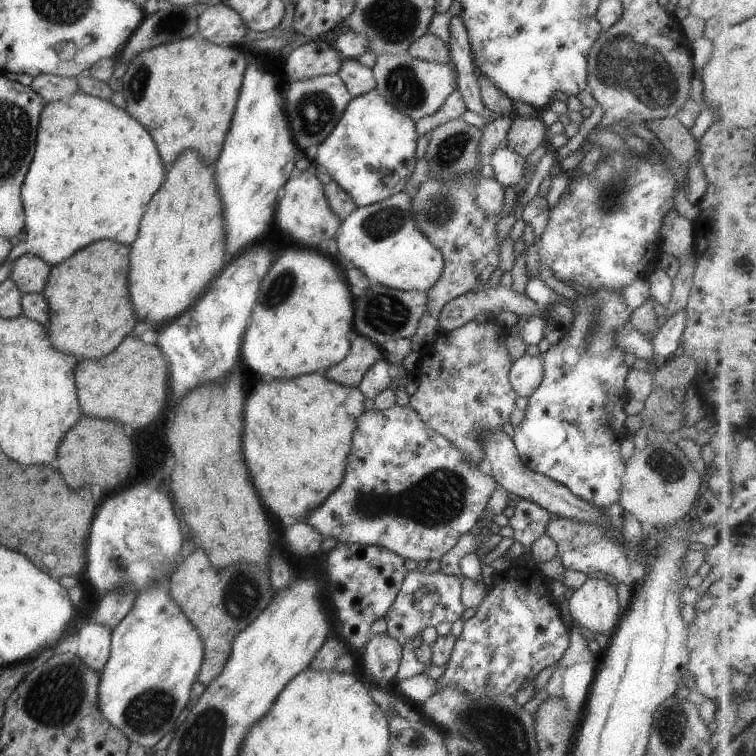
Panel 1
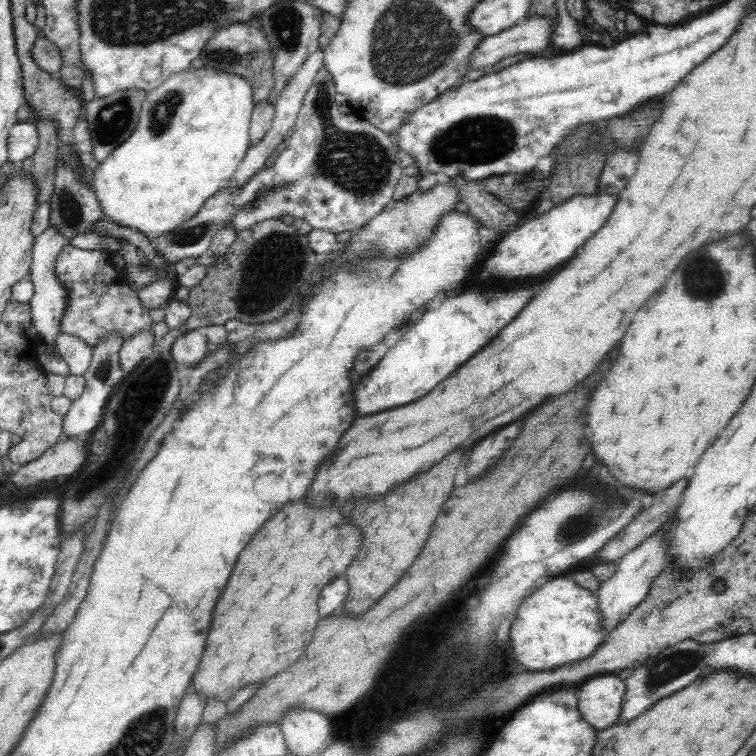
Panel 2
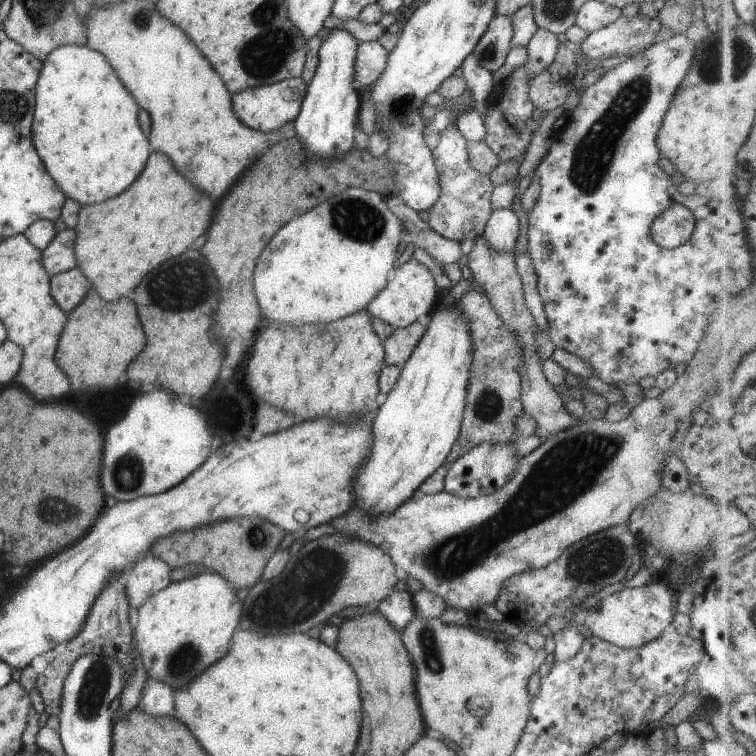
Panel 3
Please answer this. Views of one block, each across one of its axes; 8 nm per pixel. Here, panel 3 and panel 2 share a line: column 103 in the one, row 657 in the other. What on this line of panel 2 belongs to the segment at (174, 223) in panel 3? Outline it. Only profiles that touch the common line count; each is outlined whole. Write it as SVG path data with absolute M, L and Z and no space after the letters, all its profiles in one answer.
M294 502L286 506L276 518L264 524L264 530L252 538L246 550L238 556L238 562L220 594L216 606L212 608L212 620L208 628L206 646L200 658L200 666L192 675L190 687L194 694L209 700L228 702L244 686L263 685L266 680L282 674L294 666L311 642L314 628L319 618L318 598L322 588L332 582L332 578L344 575L345 568L352 562L359 549L359 530L352 530L340 516L340 510L312 512L304 508L304 502Z

